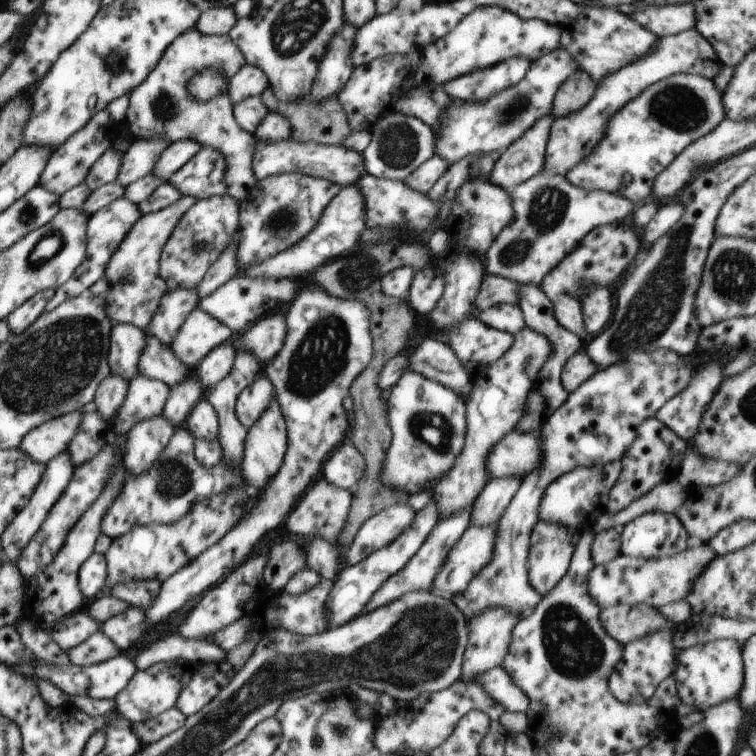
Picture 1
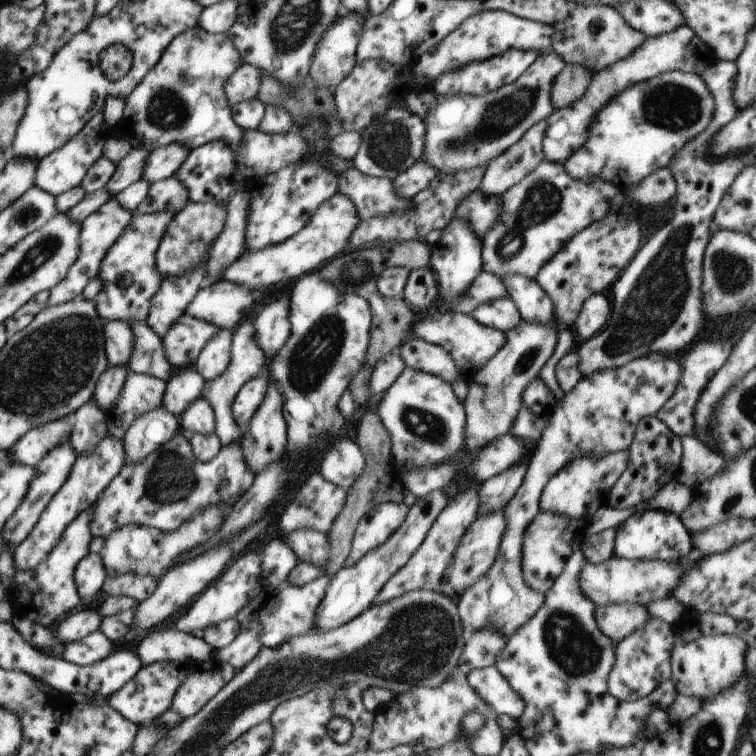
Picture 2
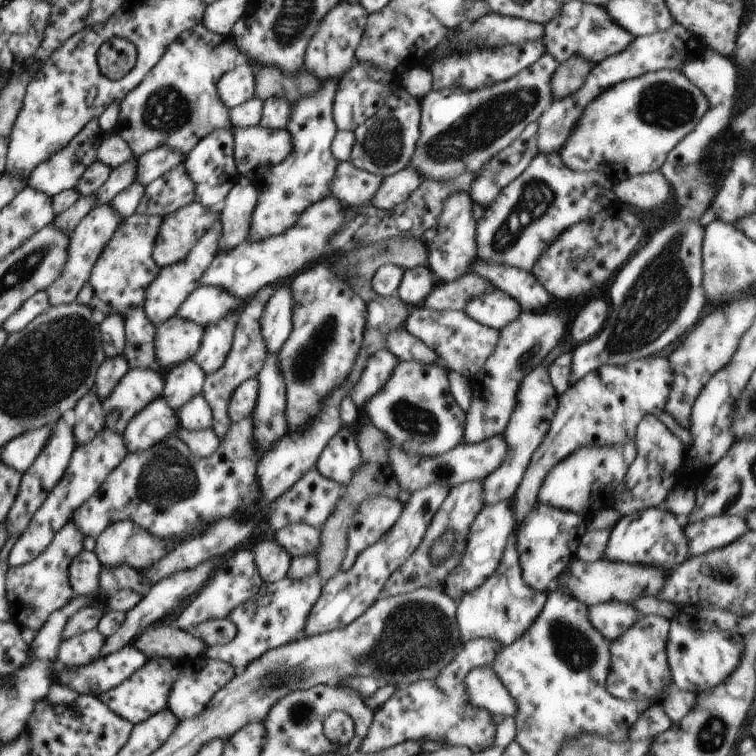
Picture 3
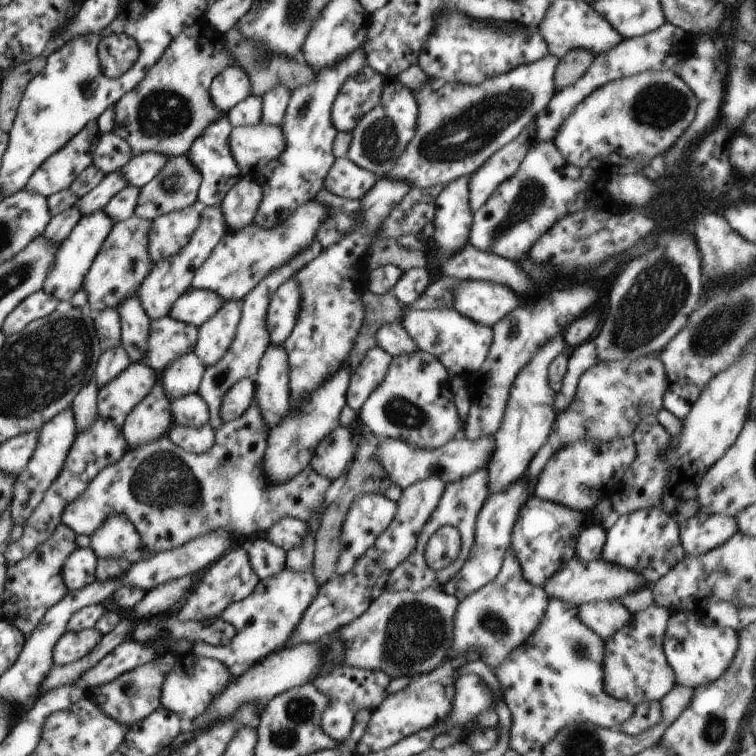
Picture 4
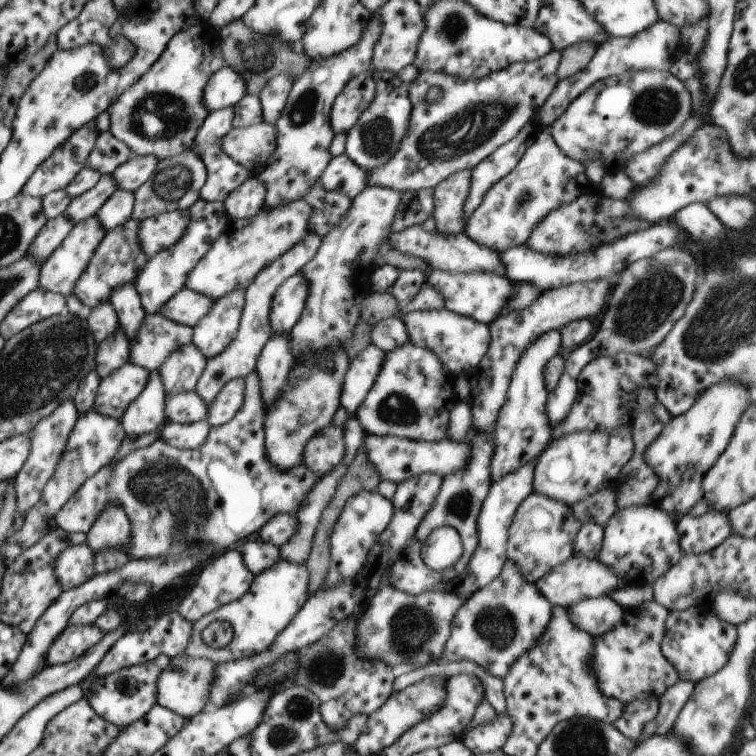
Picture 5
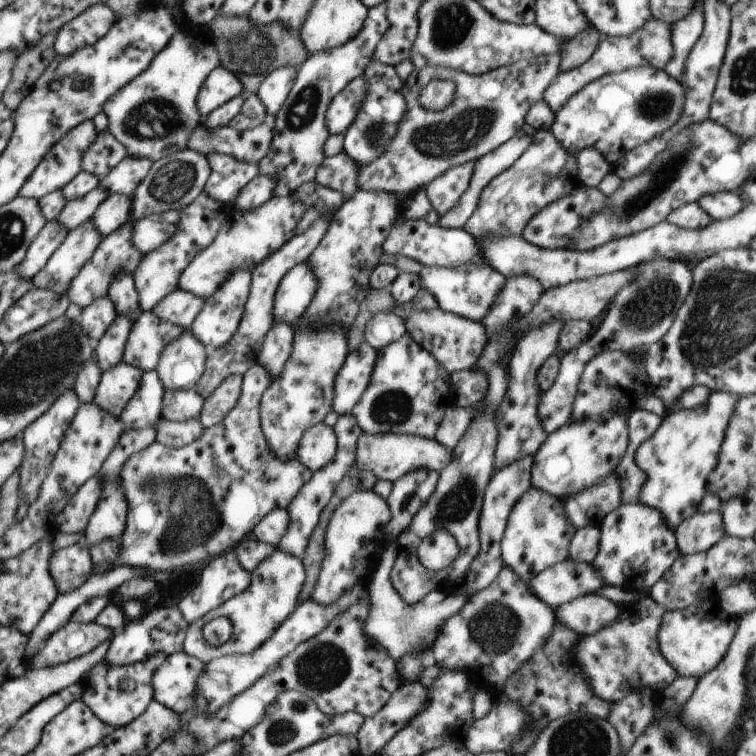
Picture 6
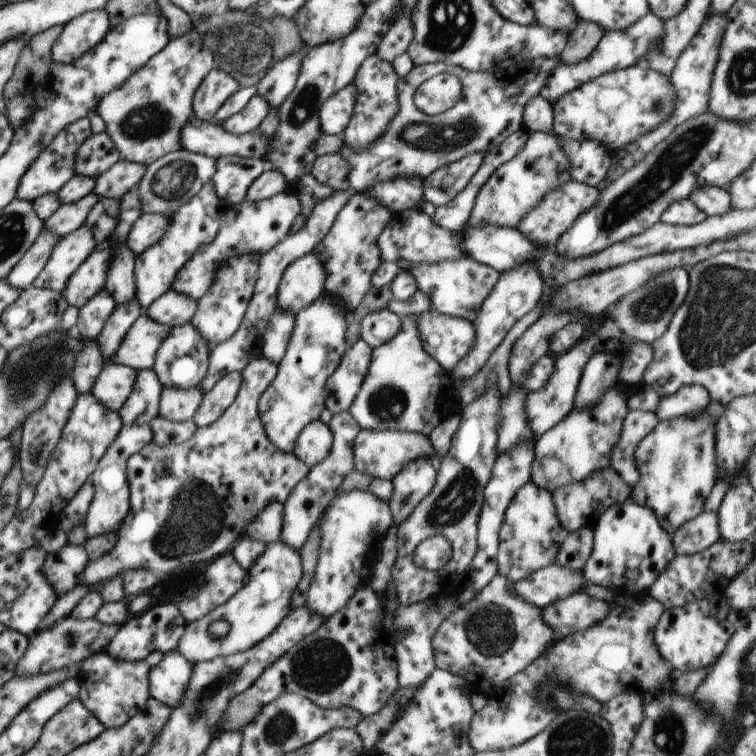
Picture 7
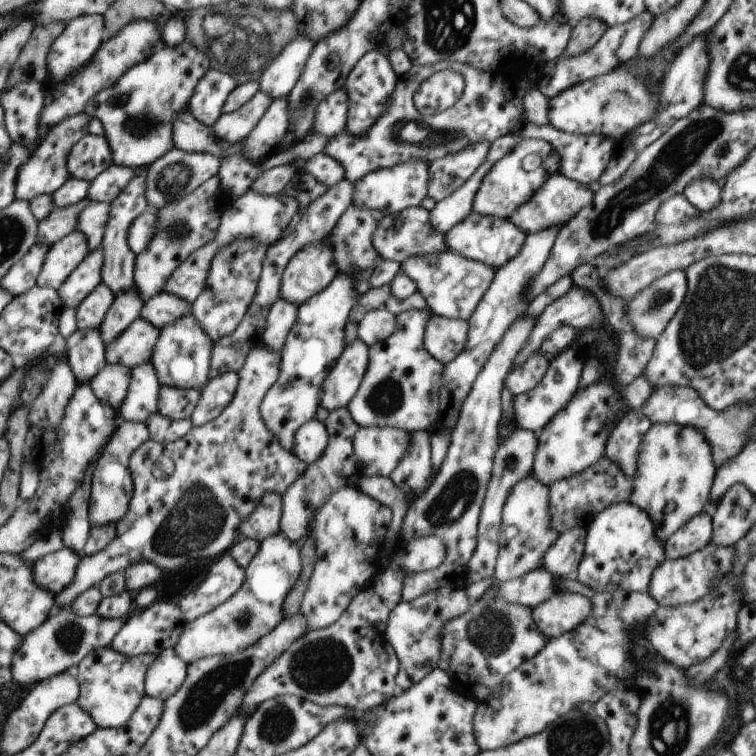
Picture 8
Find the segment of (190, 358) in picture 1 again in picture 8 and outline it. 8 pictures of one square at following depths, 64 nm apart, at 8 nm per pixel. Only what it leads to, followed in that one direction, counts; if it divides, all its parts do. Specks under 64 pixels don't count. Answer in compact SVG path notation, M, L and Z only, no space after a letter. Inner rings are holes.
M138 317L108 347L105 347L105 360L110 364L123 364L133 369L150 363L160 330L148 319Z

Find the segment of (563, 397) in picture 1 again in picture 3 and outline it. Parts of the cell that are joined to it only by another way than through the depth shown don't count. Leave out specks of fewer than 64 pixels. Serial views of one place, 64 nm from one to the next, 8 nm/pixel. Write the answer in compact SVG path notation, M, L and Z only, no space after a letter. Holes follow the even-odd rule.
M477 256L470 273L483 276L490 280L496 288L510 294L514 300L520 302L522 312L542 310L552 302L550 294L528 272L522 272L516 268L506 268L506 266L490 266Z

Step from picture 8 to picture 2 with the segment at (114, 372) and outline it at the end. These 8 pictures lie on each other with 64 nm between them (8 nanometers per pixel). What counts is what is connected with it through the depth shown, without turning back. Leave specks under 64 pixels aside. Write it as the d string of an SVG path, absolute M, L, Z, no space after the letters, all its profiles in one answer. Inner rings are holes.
M129 371L119 399L105 412L109 435L122 441L139 416L162 406L166 387L166 381Z

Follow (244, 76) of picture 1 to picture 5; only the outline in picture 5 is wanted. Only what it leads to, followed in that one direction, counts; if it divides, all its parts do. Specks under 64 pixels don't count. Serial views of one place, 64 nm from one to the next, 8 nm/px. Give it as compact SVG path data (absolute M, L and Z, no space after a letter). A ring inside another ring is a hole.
M225 66L216 70L204 88L203 104L209 112L234 107L247 95L243 75Z

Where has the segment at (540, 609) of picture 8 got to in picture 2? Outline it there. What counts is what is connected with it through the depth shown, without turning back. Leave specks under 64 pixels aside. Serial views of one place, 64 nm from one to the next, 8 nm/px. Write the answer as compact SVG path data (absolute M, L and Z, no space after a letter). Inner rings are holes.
M614 603L595 610L598 628L616 644L644 627L652 618L645 605Z

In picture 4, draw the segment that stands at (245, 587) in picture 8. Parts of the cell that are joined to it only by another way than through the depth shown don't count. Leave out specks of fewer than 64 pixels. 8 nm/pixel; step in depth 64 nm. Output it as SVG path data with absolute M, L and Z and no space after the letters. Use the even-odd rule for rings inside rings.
M286 567L276 576L260 579L250 596L230 604L220 616L233 624L236 629L230 644L214 647L208 643L194 642L191 655L219 660L233 672L236 673L239 670L243 673L266 655L280 650L287 641L291 640L291 635L295 632L295 628L298 628L306 608L316 598L318 588L310 571L297 573Z

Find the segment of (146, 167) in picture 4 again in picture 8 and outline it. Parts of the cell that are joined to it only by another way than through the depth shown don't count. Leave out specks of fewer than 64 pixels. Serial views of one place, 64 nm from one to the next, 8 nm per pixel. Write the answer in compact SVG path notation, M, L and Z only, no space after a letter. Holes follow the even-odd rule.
M116 163L110 165L90 181L87 198L96 202L111 203L138 172L138 167L117 165Z

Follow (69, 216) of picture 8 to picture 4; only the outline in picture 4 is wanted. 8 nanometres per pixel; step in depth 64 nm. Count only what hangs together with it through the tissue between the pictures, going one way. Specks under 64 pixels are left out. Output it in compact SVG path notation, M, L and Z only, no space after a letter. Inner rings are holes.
M118 169L107 173L94 190L77 200L76 206L79 208L81 216L92 214L98 209L102 210L115 194L118 194L124 187L128 186L129 182L121 170Z

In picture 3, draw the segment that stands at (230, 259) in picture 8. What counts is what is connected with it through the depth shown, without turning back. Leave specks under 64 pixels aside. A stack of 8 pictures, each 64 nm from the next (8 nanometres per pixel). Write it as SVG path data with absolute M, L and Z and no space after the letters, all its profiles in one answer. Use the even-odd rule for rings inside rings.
M235 311L205 328L205 335L193 360L206 375L216 372L225 363L233 343L238 314Z

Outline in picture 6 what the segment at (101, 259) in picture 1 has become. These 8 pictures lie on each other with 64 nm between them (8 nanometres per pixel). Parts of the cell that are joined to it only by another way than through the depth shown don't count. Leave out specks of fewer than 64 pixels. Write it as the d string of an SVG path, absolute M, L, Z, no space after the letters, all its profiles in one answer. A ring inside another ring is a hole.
M91 220L69 230L64 242L50 256L44 269L34 276L31 286L52 290L56 294L67 293L70 282L92 258L102 240L100 232L91 224Z

